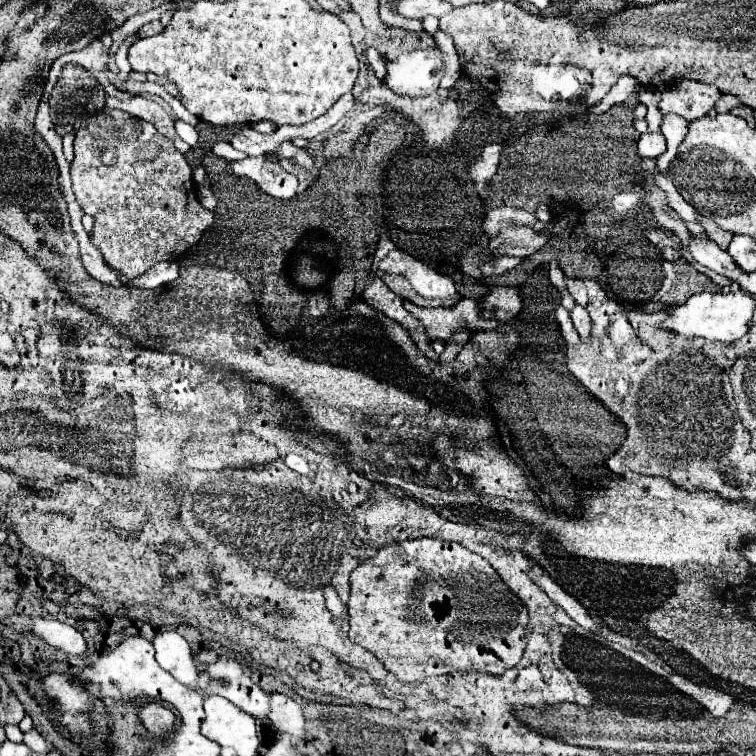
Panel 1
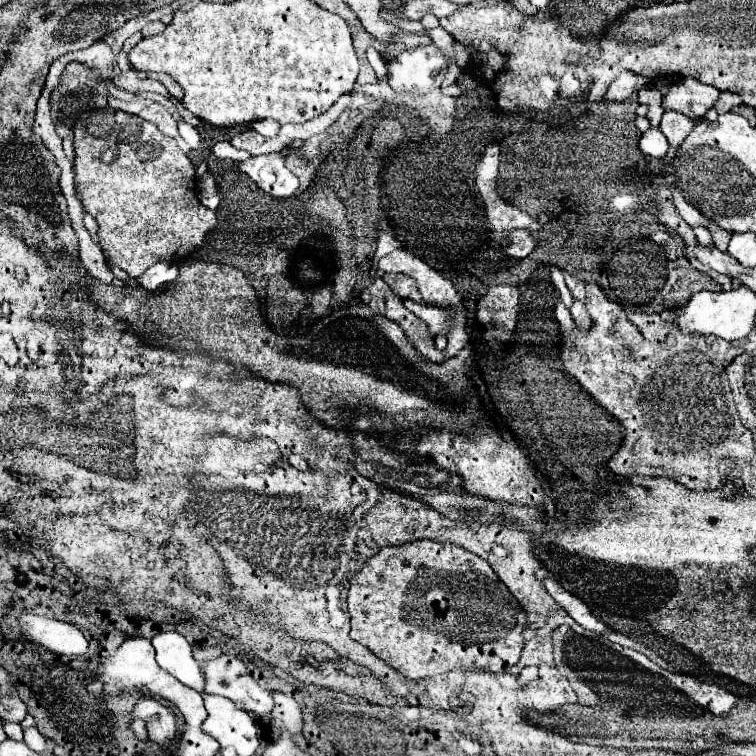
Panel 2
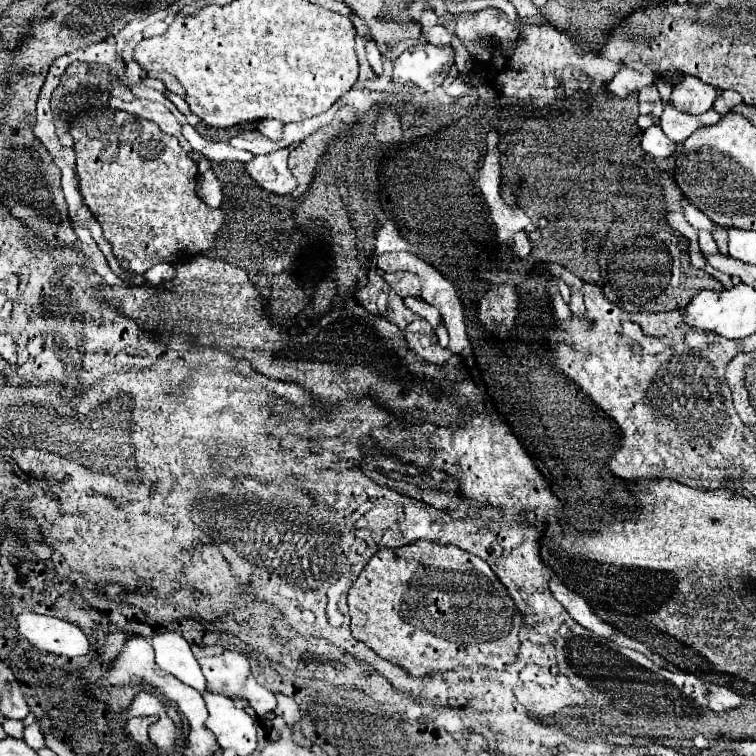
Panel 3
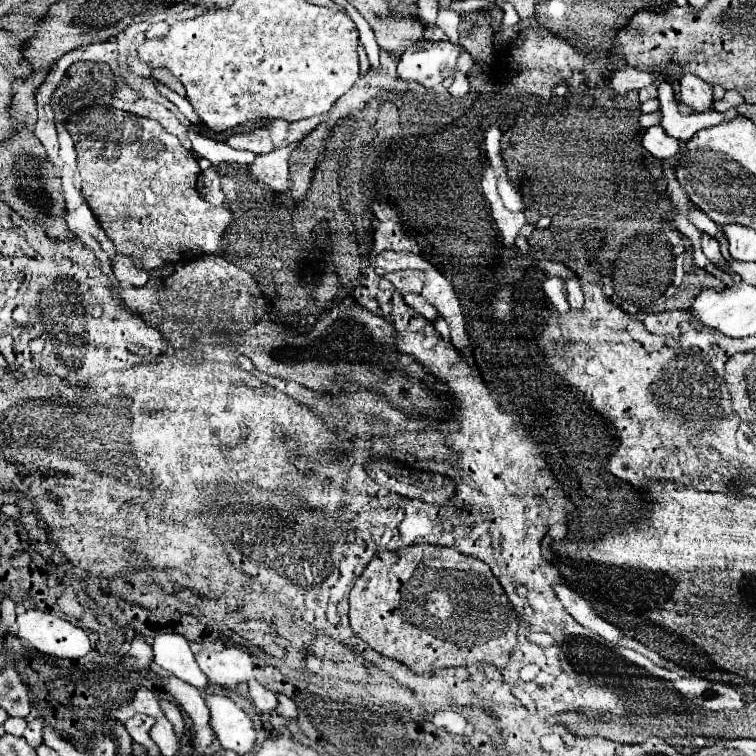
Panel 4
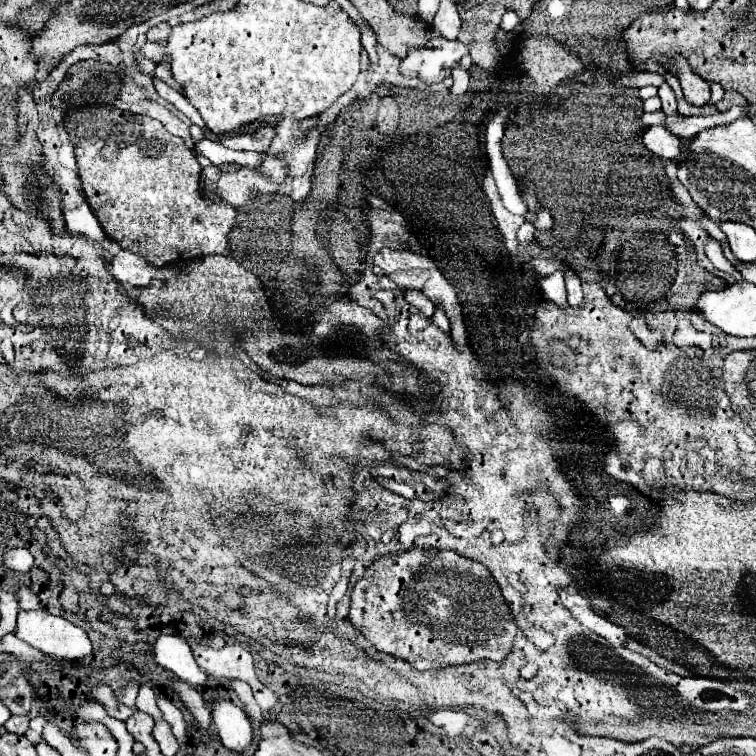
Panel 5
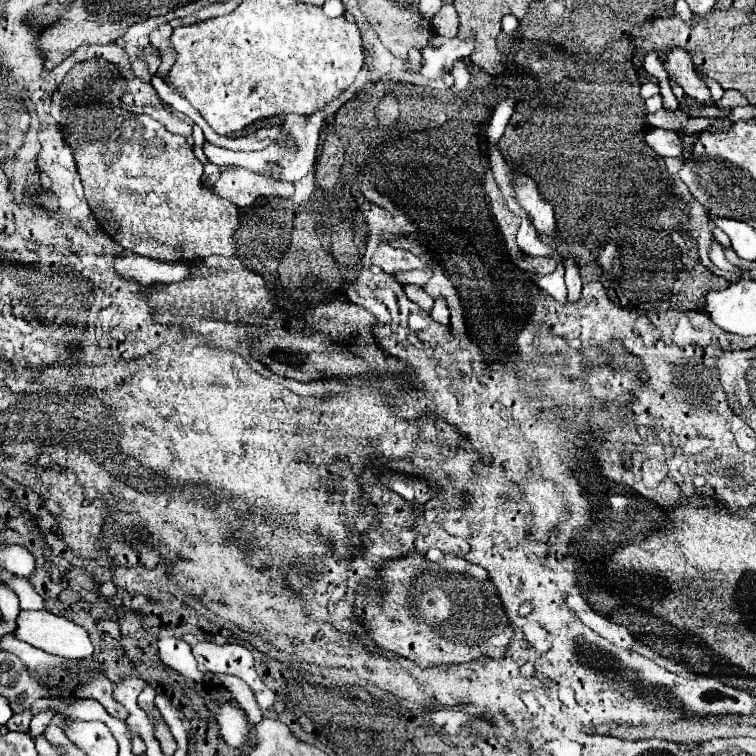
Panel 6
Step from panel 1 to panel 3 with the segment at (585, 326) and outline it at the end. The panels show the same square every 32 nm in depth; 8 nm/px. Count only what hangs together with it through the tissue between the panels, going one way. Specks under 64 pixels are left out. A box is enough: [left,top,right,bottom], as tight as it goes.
[570,286,584,316]

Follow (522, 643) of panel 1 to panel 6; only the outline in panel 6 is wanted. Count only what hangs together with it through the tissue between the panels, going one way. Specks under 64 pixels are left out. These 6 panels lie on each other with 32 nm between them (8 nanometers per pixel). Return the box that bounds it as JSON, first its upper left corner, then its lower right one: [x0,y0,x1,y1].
[356,554,512,668]

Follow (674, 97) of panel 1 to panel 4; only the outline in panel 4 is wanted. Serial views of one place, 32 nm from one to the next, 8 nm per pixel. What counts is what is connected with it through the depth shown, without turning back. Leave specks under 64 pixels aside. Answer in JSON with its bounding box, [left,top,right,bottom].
[676,72,712,112]

